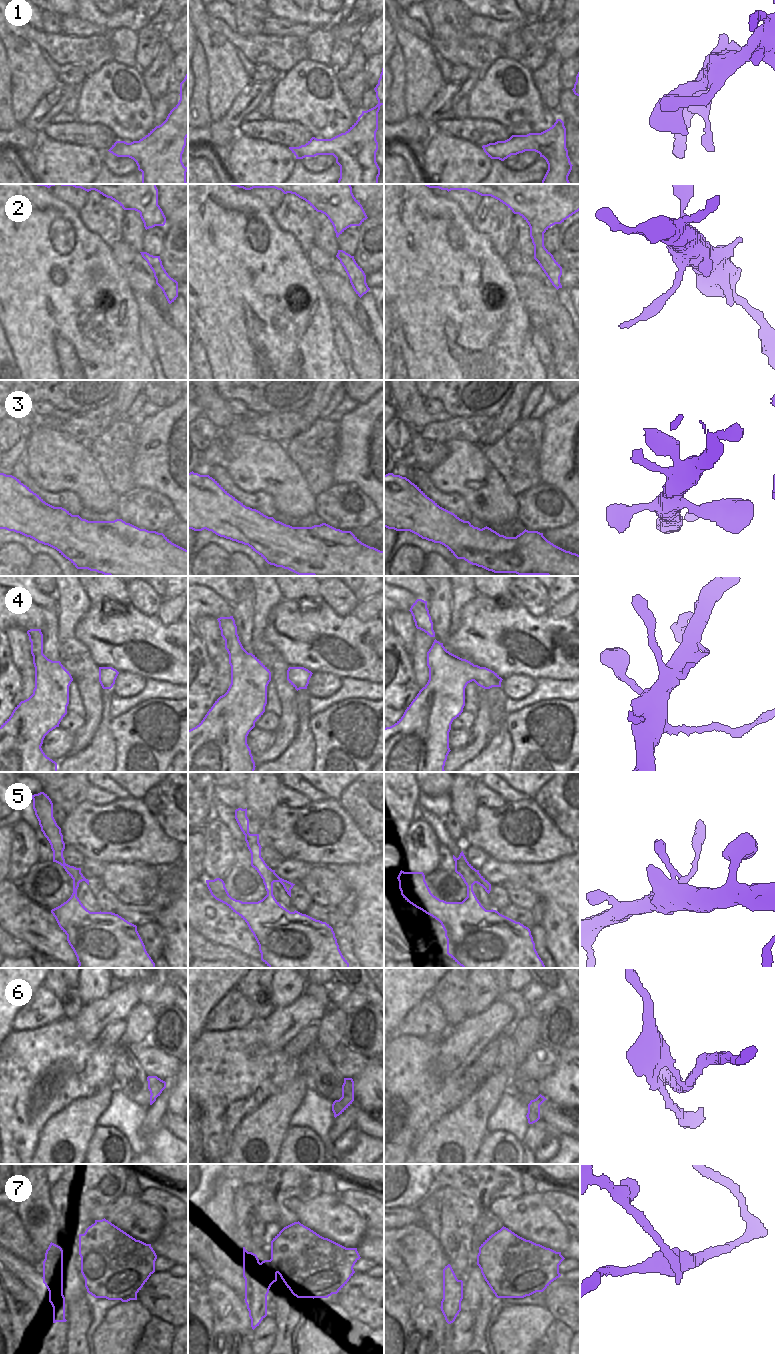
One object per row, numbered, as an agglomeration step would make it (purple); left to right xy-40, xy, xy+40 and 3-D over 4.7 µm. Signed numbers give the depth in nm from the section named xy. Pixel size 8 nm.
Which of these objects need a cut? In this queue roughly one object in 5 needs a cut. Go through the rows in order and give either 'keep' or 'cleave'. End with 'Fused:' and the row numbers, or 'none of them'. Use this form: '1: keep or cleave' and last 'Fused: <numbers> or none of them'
1: keep
2: cleave
3: keep
4: keep
5: keep
6: cleave
7: cleave
Fused: 2, 6, 7

